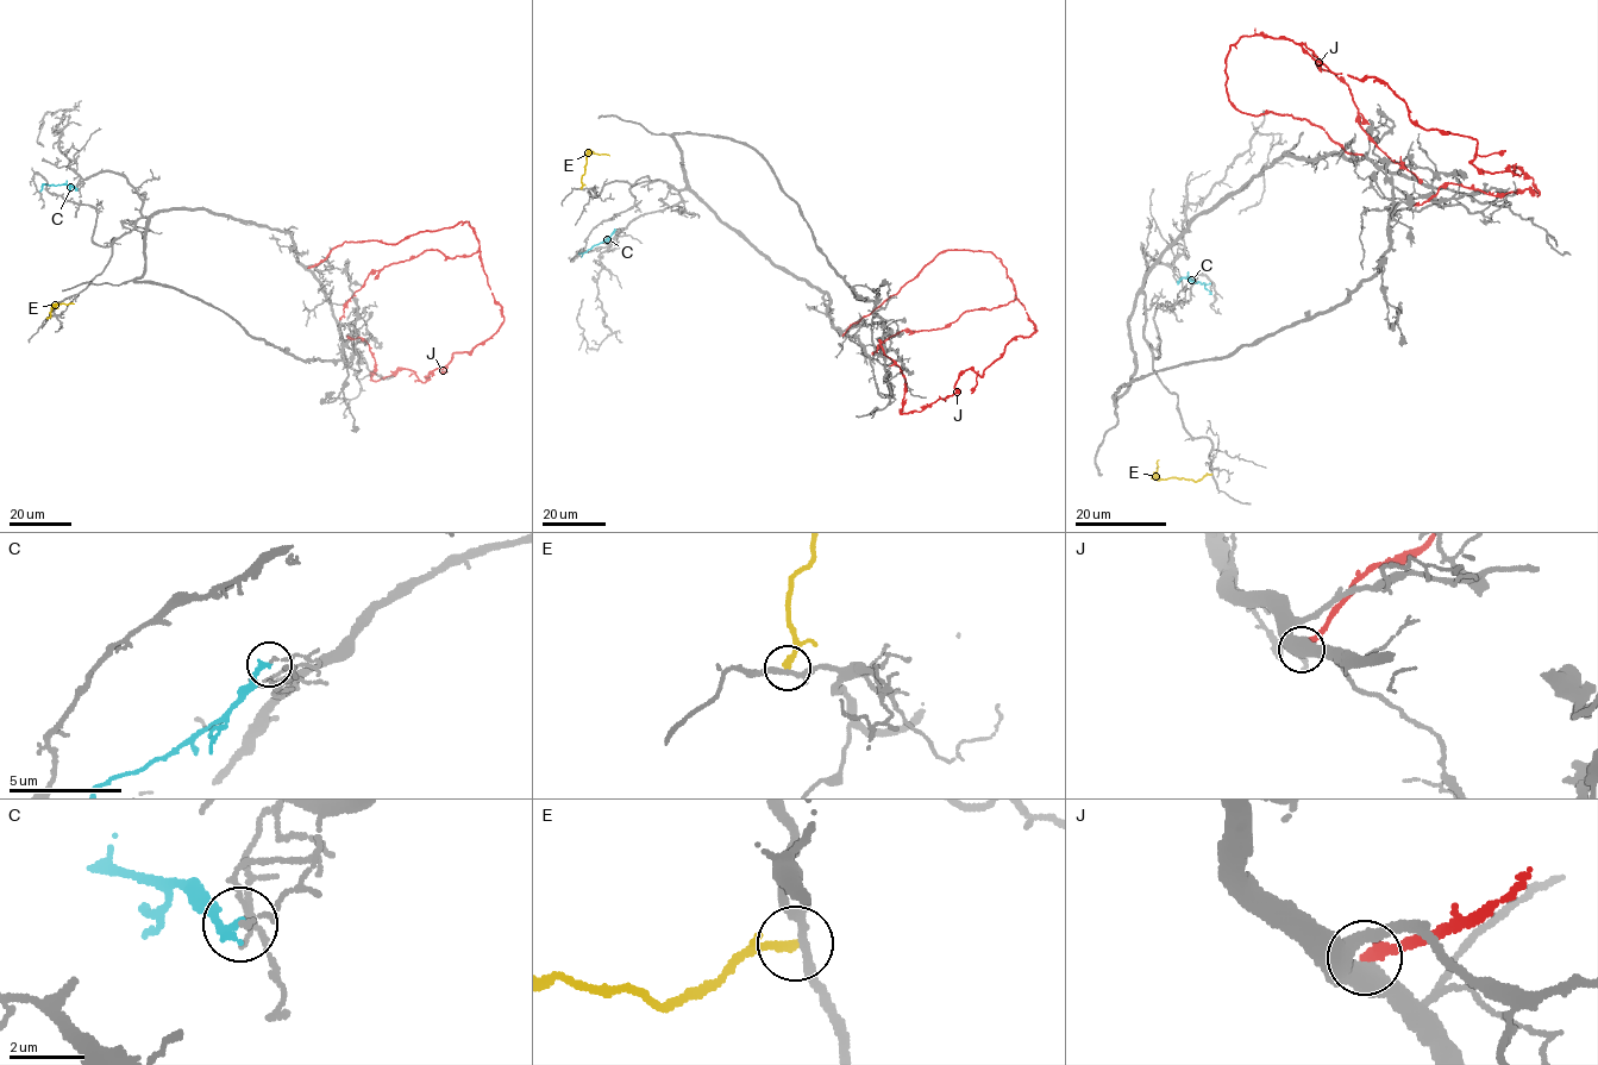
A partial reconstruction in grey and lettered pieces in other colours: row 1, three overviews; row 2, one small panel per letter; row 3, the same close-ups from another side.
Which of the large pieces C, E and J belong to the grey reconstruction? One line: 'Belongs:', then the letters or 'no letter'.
Belongs: no letter

